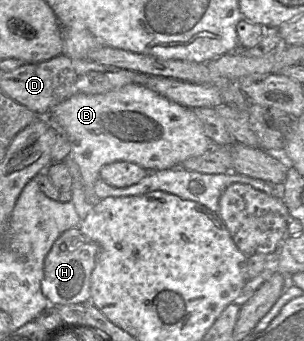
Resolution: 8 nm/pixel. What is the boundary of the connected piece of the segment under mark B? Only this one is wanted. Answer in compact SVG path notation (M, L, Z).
M127 84L117 90L103 94L76 93L55 106L50 115L65 129L71 143L70 156L76 162L83 180L85 212L101 200L94 192L94 185L100 178L100 169L114 161L136 163L148 171L163 170L180 166L185 159L198 156L213 146L193 109L175 103L146 86Z

